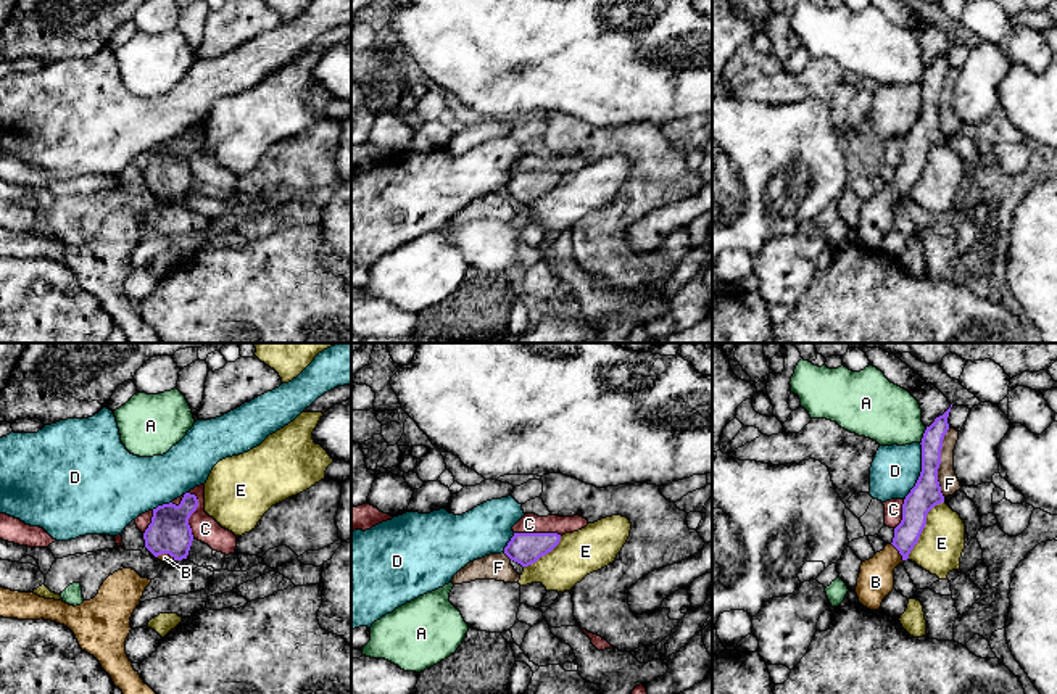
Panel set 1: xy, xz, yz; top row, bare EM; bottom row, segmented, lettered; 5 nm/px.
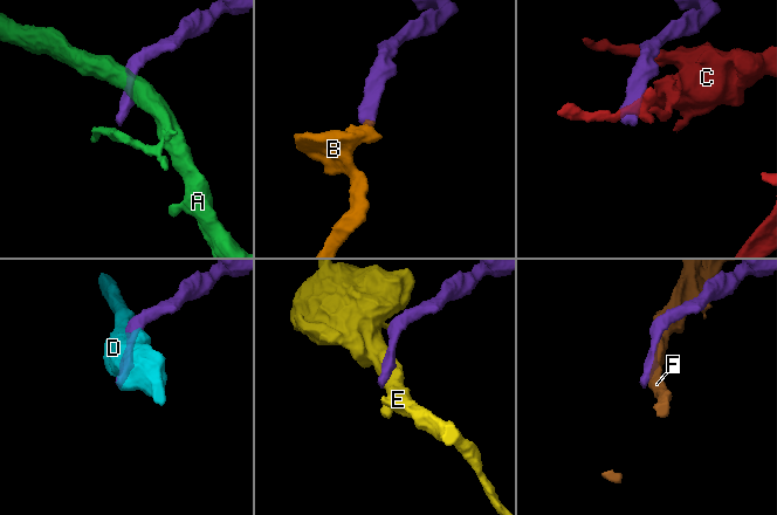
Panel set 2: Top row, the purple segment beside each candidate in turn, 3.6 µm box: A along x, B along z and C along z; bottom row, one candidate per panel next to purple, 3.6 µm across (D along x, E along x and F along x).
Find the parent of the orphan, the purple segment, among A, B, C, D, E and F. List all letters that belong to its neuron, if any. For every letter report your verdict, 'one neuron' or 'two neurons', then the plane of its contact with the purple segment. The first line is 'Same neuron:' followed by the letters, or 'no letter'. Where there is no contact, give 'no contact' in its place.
Same neuron: B
A: two neurons; contact in yz
B: one neuron; contact in yz
C: two neurons; contact in xy
D: two neurons; contact in yz
E: two neurons; contact in yz
F: two neurons; contact in yz

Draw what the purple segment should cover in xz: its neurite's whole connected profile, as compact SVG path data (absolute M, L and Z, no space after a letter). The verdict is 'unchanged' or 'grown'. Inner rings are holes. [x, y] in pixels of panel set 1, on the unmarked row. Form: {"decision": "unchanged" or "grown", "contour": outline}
{"decision": "unchanged", "contour": "M514 172L504 193L522 206L528 206L551 192L559 180L561 174L558 172Z"}

